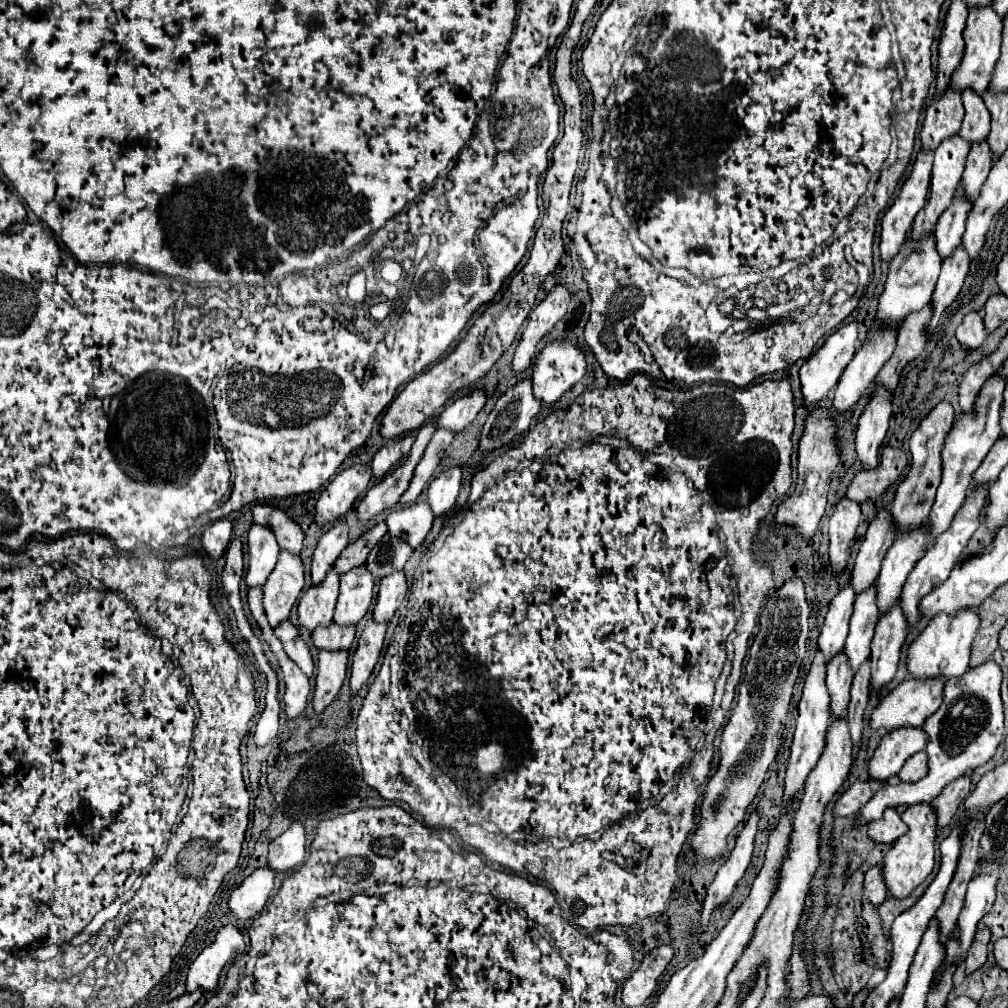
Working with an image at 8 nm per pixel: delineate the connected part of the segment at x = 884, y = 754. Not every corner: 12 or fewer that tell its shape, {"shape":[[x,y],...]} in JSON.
{"shape":[[923,728],[889,732],[869,760],[869,774],[885,780],[925,750]]}

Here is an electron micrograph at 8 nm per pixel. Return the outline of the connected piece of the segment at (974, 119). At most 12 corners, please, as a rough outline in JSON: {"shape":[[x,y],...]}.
{"shape":[[965,92],[959,136],[981,144],[989,134],[989,110],[975,92]]}

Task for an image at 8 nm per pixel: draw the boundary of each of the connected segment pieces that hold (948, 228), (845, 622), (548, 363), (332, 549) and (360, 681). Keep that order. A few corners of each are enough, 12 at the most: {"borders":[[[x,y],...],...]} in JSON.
{"borders":[[[963,196],[941,214],[935,230],[941,260],[961,246],[971,204]],[[851,584],[829,606],[817,640],[827,662],[843,652],[855,594]],[[551,342],[533,368],[533,394],[555,404],[585,376],[585,354]],[[347,524],[329,528],[313,552],[313,586],[347,548]],[[373,620],[359,638],[349,678],[357,694],[381,656],[387,624]]]}

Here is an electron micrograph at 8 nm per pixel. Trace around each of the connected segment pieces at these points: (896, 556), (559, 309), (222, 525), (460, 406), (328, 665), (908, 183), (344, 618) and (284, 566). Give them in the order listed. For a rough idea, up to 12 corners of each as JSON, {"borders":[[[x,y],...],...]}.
{"borders":[[[925,524],[899,536],[875,582],[879,614],[887,614],[915,562],[925,554]],[[555,286],[529,314],[513,372],[533,366],[537,344],[567,314],[569,292]],[[229,520],[205,528],[203,554],[219,560],[231,540]],[[475,390],[447,406],[437,428],[463,432],[485,406]],[[319,652],[313,712],[321,714],[347,676],[347,652]],[[919,152],[881,218],[881,258],[907,240],[929,190],[933,152]],[[367,568],[341,578],[333,622],[357,626],[373,600]],[[279,554],[263,586],[271,628],[289,618],[303,590],[299,558]]]}

